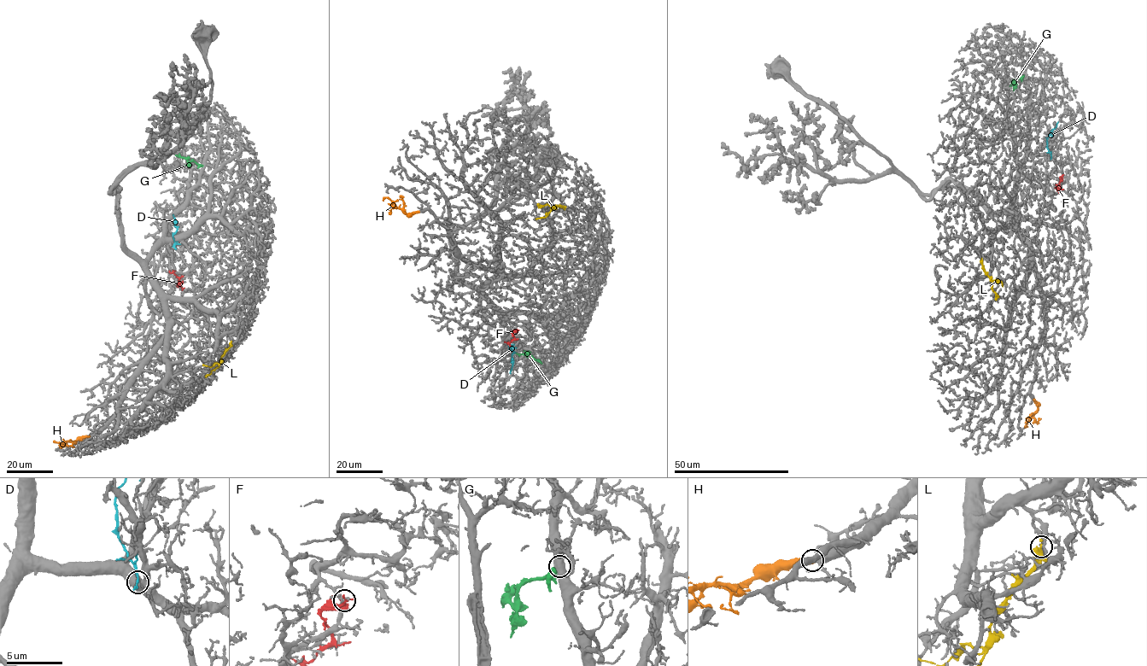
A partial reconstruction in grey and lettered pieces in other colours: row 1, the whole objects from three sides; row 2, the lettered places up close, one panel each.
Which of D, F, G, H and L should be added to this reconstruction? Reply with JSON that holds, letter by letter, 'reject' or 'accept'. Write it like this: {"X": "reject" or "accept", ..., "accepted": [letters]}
{"D": "reject", "F": "reject", "G": "reject", "H": "accept", "L": "reject", "accepted": ["H"]}

